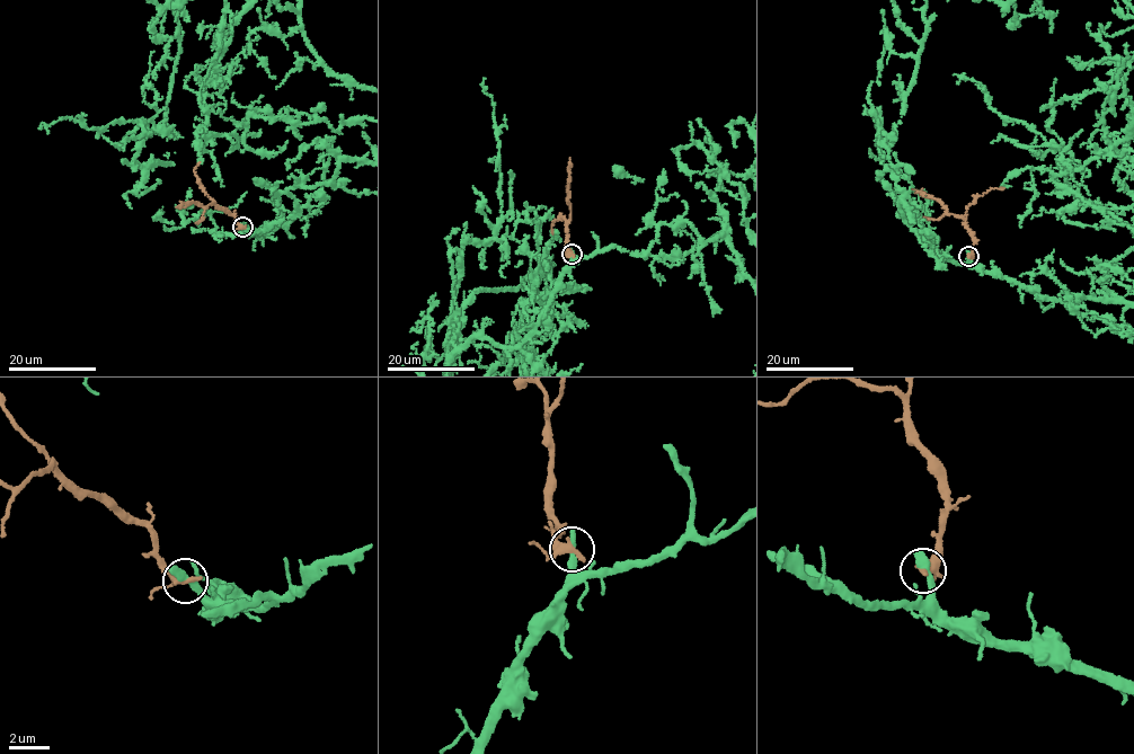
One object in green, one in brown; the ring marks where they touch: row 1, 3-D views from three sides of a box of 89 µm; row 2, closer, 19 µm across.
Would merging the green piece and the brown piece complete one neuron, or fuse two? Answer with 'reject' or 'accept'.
reject

